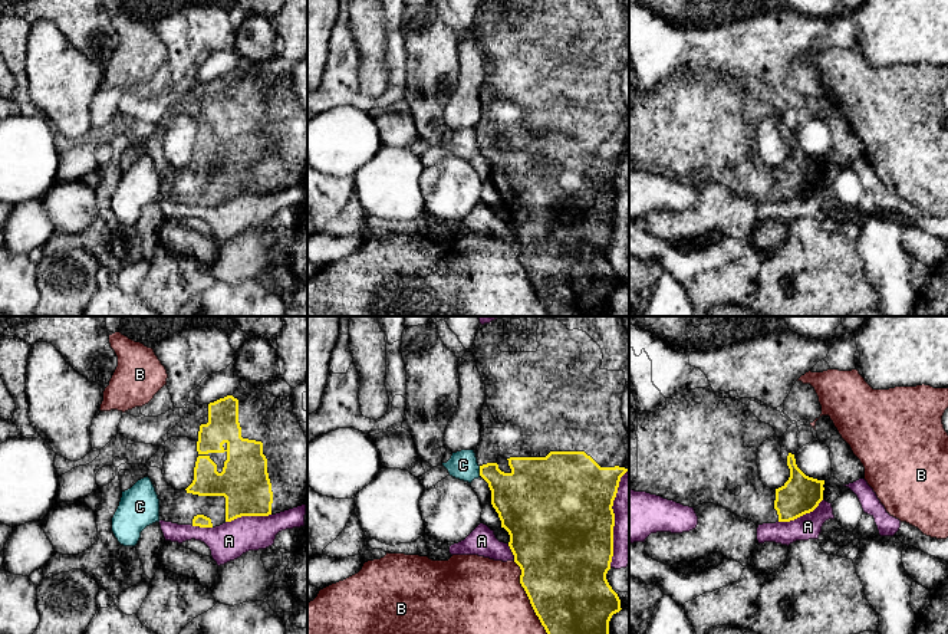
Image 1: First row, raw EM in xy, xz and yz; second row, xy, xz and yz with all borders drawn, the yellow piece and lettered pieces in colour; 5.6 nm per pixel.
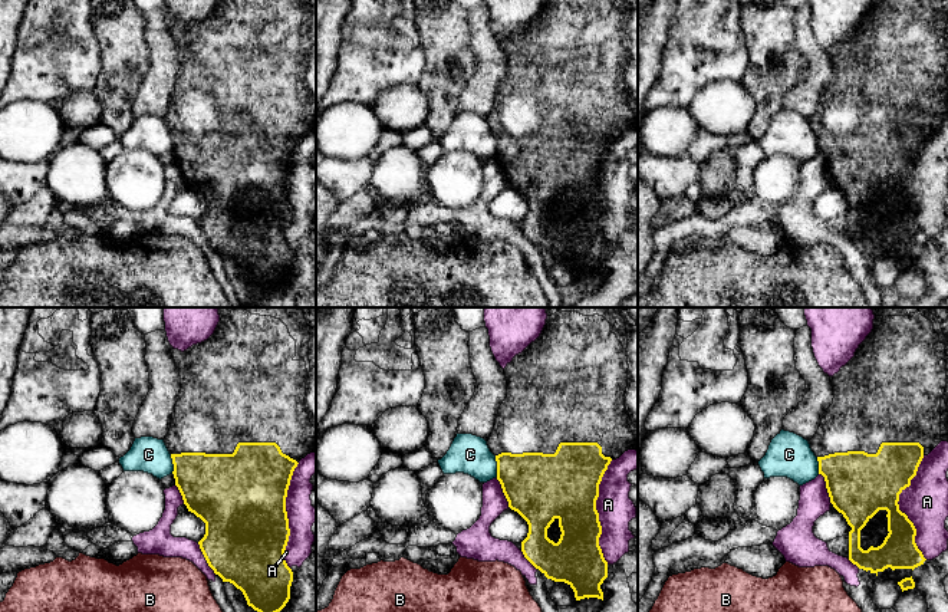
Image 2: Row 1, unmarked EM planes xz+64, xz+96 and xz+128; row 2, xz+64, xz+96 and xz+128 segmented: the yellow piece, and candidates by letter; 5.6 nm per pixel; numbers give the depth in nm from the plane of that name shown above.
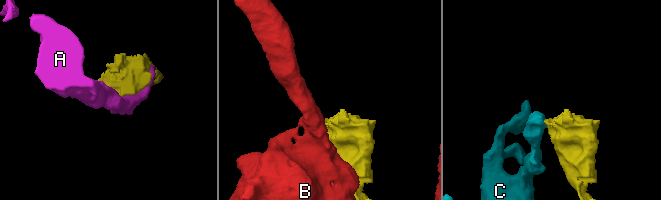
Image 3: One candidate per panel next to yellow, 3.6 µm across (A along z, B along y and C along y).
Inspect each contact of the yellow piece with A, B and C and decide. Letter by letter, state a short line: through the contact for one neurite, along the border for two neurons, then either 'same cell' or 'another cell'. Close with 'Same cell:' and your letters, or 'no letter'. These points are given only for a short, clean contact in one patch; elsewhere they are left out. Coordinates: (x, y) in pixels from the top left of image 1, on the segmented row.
A: another cell
B: another cell
C: line xz (479, 466), (480, 475); another cell
Same cell: no letter

